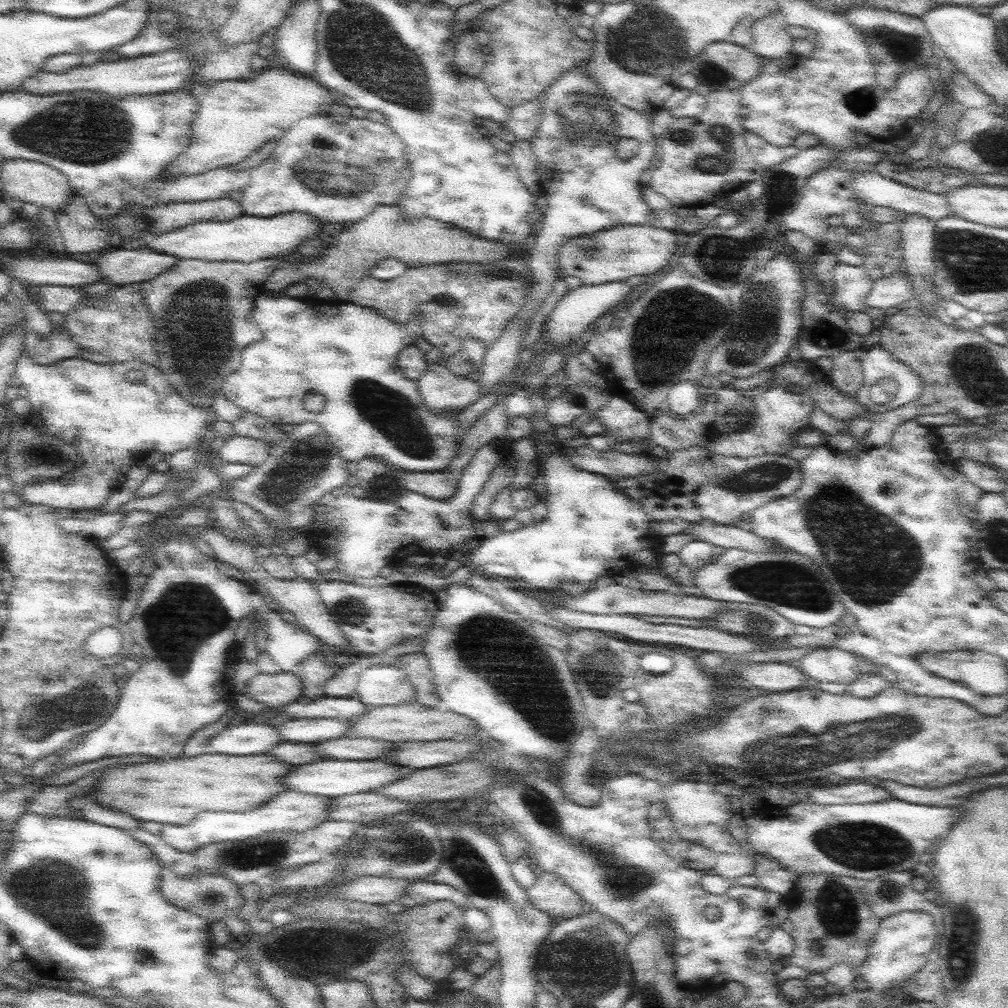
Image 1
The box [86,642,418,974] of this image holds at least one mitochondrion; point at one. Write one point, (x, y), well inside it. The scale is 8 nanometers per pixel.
(351, 952)

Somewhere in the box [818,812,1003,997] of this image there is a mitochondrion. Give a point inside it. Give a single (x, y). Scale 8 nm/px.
(960, 961)

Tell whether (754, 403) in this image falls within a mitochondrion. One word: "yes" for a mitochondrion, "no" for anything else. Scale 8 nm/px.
no

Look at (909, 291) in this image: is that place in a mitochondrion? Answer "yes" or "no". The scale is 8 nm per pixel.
no

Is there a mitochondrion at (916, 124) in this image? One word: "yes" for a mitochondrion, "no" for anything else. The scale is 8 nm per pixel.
no

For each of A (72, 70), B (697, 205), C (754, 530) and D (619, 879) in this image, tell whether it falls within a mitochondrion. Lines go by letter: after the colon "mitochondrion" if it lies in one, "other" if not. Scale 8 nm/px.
A: other
B: other
C: other
D: mitochondrion

